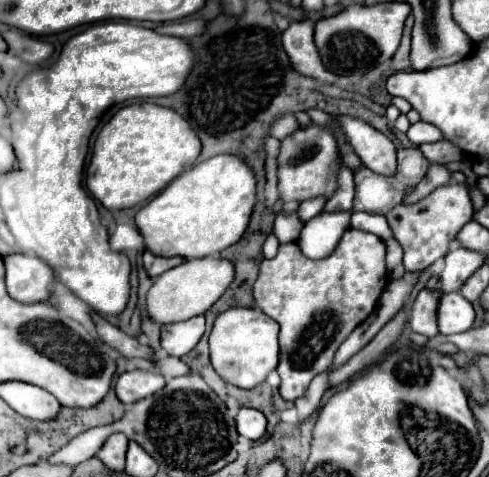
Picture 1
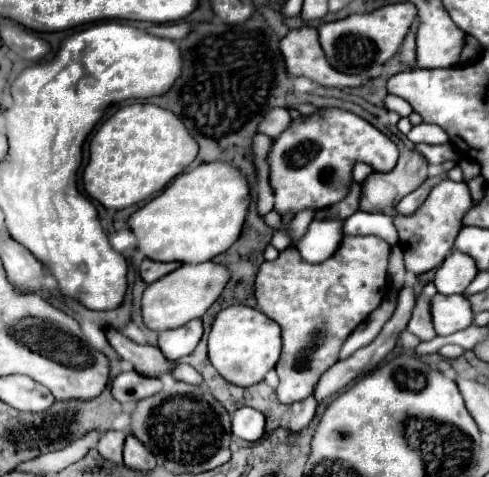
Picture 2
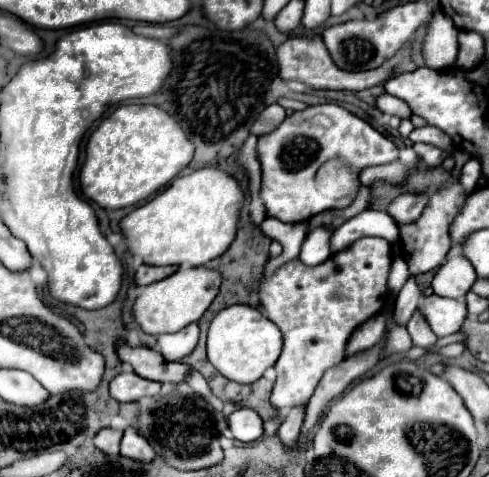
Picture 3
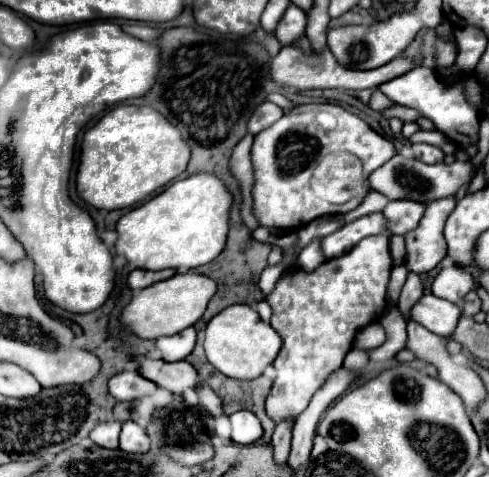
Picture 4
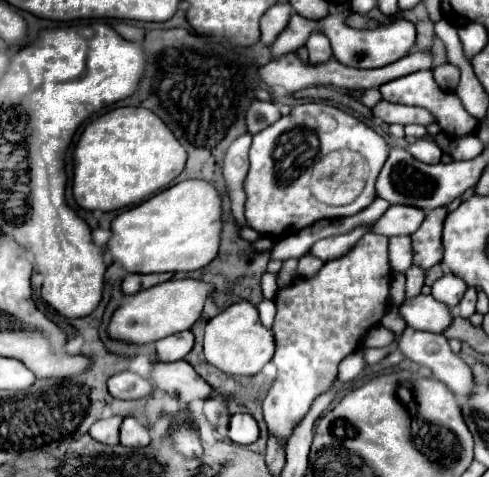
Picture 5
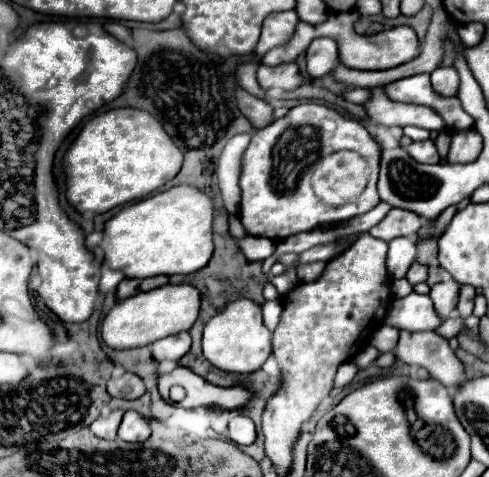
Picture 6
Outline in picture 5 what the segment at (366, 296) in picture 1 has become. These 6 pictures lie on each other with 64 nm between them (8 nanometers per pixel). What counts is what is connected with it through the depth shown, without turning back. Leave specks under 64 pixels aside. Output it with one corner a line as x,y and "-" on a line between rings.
366,234
358,240
352,252
342,258
326,262
312,278
296,278
290,286
284,286
276,292
274,304
278,308
276,320
272,324
272,332
276,336
276,354
272,362
278,368
278,376
264,400
264,420
268,424
268,432
286,440
292,434
292,428
304,418
312,400
326,392
338,376
338,364
352,352
358,350
362,336
380,324
380,318
386,312
388,288
390,288
390,260
388,260
388,238
380,234

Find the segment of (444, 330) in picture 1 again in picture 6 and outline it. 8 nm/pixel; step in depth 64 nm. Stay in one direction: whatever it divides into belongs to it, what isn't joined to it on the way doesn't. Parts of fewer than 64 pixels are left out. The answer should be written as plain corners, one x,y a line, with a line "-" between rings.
410,292
406,298
392,300
384,324
398,330
436,330
444,320
432,306
432,298
418,292

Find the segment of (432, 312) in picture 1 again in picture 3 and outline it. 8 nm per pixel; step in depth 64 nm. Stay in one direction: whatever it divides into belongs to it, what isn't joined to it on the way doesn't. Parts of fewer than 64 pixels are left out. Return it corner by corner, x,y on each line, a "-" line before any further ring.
420,310
414,312
414,316
410,318
410,322
406,324
414,346
422,346
422,348
430,348
436,342
436,334
428,328
428,322
424,320
424,316
420,316

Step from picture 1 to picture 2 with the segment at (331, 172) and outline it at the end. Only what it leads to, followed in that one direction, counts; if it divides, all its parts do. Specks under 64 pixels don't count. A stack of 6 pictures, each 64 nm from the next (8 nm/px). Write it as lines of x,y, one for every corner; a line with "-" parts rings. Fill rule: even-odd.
324,108
314,116
294,120
290,128
274,140
268,160
270,184
274,188
274,208
280,214
296,214
302,208
320,210
342,200
353,181
354,162
368,164
376,172
390,172
396,166
398,148
388,136
384,136
364,118
346,110
-
328,171
335,174
334,188
326,185
323,179
323,174

